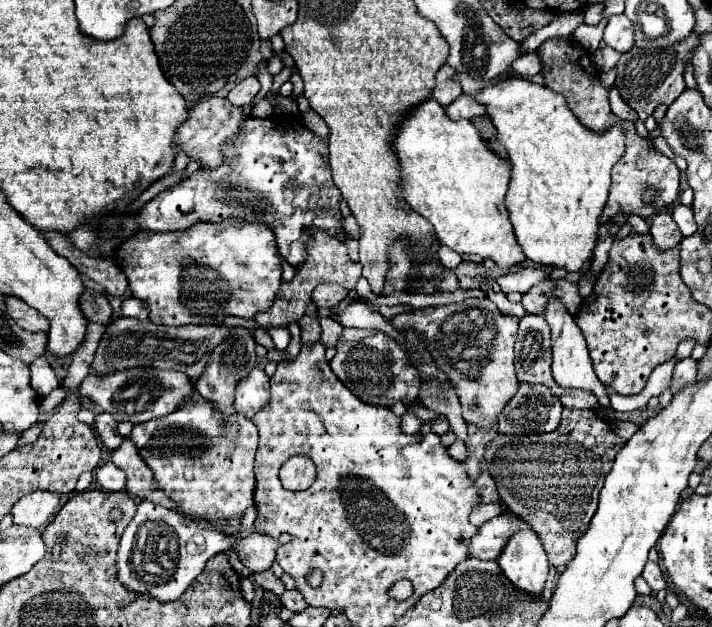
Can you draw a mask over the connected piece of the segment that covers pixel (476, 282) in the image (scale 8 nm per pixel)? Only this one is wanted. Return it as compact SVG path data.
M462 261L454 269L454 273L456 273L462 289L480 289L482 283L486 281L486 269L474 261Z

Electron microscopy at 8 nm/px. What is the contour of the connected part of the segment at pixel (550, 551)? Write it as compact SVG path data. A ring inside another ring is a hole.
M564 409L562 421L554 433L542 435L496 435L492 443L486 445L486 465L496 481L502 501L520 519L528 521L532 529L542 539L548 561L554 567L568 565L576 555L576 541L588 529L592 515L596 513L598 493L604 485L604 477L610 473L616 453L624 447L624 439L612 433L610 425L596 417L592 409Z

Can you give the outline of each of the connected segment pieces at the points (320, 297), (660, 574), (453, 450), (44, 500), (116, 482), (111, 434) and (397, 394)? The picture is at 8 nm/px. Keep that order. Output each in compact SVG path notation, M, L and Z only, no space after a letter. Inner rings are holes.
M322 283L312 291L312 303L318 307L336 307L340 301L344 301L348 291L344 287L338 287L336 283Z
M648 561L646 567L644 567L642 577L644 577L644 581L650 585L650 589L652 589L654 593L660 591L660 589L666 589L666 587L668 587L668 581L666 581L666 577L664 577L664 571L660 569L658 563Z
M458 439L452 447L448 447L448 451L450 451L450 455L456 459L456 461L466 461L468 457L470 457L470 451L468 451L468 447Z
M34 491L22 497L14 507L12 507L12 519L14 525L24 525L24 527L42 527L50 521L54 509L60 503L60 495L50 491Z
M106 463L96 469L98 471L98 485L106 491L122 491L126 485L126 473L118 469L114 463Z
M110 413L96 415L96 433L108 451L116 451L124 441L124 437L118 433L116 427L118 427L118 423L112 419Z
M344 329L330 367L334 375L368 405L392 407L396 401L410 405L420 391L420 379L414 367L410 367L408 355L400 351L400 345L392 337L376 335L374 329Z

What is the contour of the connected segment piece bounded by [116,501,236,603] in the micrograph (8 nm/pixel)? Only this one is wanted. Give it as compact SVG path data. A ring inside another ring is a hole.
M142 501L120 539L116 559L118 581L128 591L168 603L178 599L190 587L210 557L230 549L234 543L234 539L210 529L202 521L196 523L152 501Z

